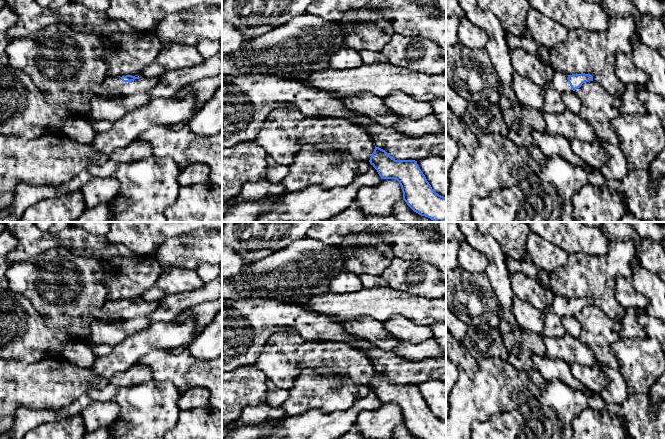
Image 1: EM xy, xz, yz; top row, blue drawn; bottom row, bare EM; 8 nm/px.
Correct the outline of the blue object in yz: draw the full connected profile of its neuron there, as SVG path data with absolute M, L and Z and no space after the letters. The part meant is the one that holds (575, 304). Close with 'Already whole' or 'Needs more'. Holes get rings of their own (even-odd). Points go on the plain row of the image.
M555 295L552 304L547 308L560 318L569 317L580 312L583 307L593 305L593 300L590 298L572 298L567 299L561 295Z. Needs more

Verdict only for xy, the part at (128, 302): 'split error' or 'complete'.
split error

